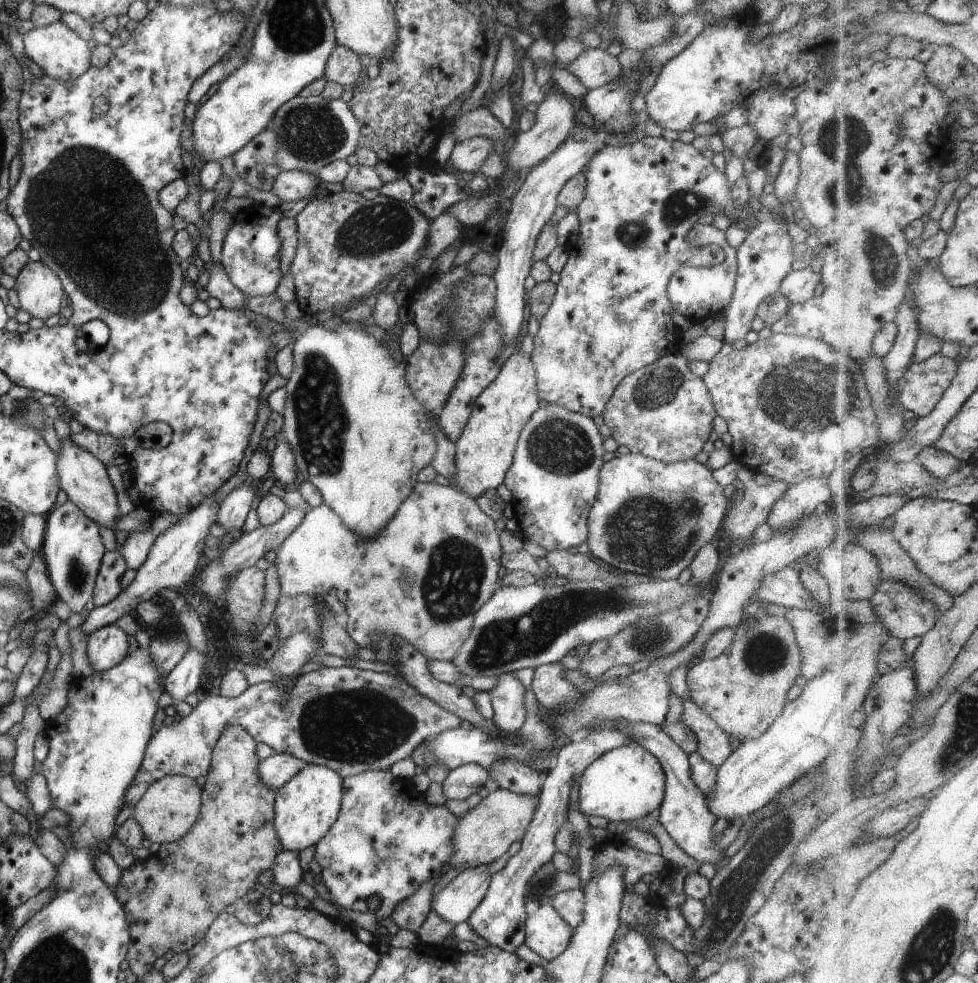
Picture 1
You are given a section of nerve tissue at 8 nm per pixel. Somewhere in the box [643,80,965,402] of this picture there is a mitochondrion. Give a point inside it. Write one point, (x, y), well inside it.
(843, 137)

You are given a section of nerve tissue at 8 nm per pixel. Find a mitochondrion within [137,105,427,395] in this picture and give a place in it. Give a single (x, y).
(376, 227)

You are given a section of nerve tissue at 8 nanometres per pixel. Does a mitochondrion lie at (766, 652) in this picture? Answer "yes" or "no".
yes

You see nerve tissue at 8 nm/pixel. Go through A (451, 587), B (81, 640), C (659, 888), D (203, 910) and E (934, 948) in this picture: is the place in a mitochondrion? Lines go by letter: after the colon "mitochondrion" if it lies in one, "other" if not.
A: mitochondrion
B: other
C: other
D: other
E: mitochondrion

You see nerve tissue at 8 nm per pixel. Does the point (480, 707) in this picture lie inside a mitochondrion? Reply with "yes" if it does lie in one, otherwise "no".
no

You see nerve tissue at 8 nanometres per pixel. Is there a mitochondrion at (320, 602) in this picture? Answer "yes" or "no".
no

